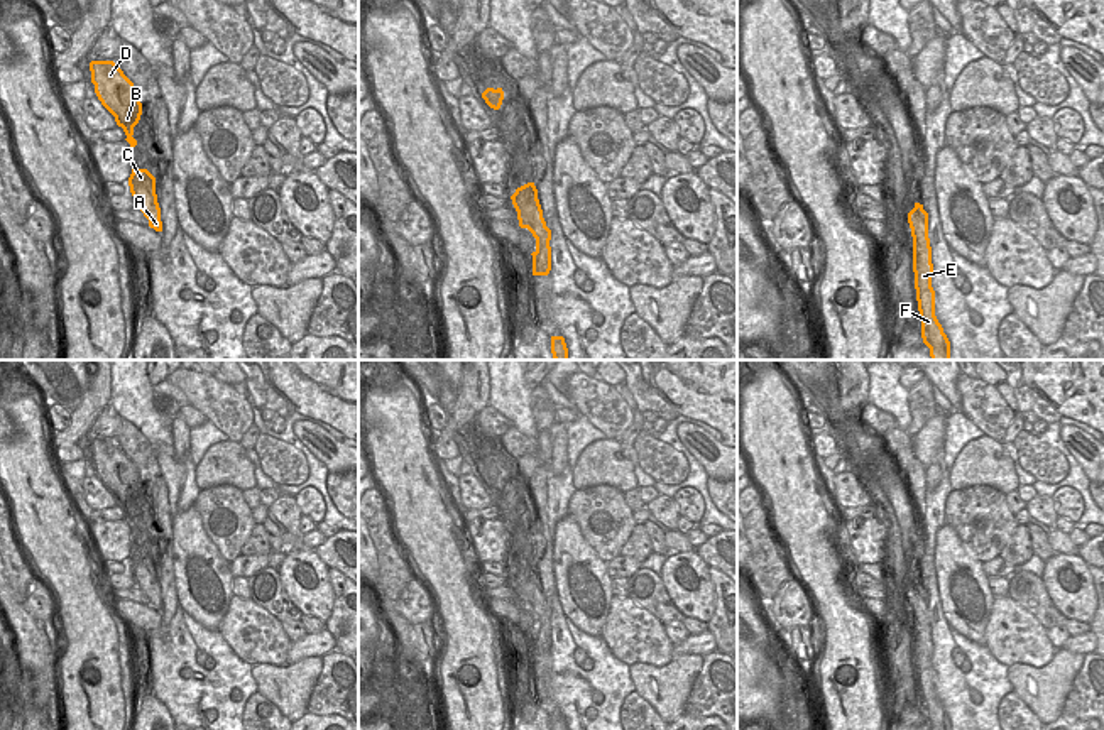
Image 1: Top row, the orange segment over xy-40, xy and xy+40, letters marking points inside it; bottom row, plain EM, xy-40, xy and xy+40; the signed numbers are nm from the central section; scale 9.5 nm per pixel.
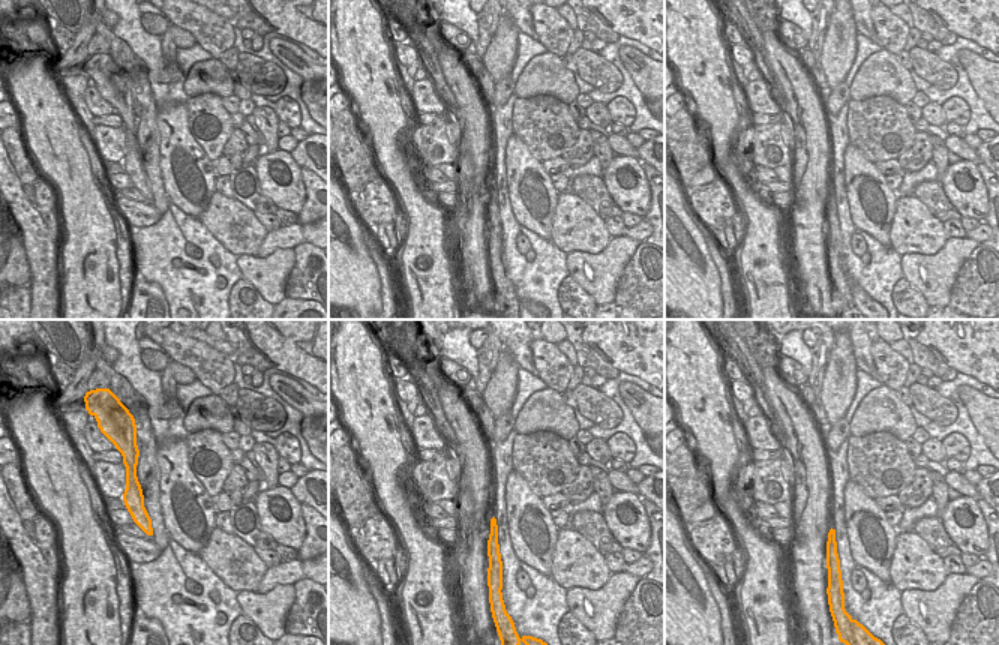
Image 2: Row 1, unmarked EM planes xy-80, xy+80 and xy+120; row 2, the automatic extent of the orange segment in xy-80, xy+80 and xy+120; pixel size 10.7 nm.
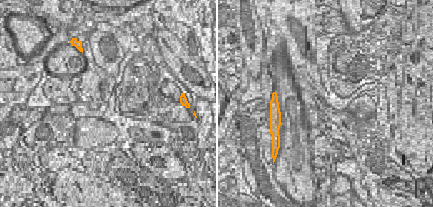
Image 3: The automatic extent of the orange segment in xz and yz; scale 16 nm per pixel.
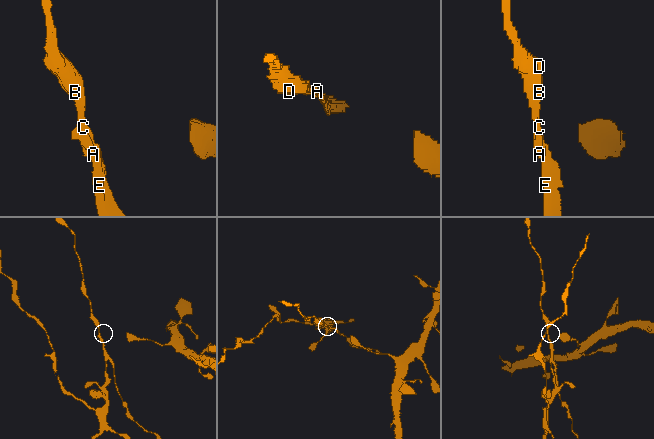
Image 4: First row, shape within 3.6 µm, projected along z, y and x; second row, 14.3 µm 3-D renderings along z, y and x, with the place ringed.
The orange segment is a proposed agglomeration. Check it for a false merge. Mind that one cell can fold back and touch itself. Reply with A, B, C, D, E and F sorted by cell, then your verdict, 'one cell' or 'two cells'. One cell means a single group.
A B C D / E F; two cells

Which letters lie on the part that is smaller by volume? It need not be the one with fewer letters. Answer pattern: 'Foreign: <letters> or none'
Foreign: E, F

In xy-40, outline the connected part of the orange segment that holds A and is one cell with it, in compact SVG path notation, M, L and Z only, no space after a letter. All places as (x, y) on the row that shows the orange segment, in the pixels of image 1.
M132 169L128 186L135 206L149 220L149 226L156 232L162 232L161 208L156 194L156 177L147 169Z

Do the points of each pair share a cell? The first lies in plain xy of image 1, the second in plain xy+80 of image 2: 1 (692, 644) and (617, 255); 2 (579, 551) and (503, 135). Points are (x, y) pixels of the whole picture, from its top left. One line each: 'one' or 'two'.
1: two
2: two

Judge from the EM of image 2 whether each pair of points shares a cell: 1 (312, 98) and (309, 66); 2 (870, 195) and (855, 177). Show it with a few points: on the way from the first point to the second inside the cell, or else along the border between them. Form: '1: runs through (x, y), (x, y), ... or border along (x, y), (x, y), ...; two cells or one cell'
1: border along (312, 78), (306, 81); two cells
2: runs through (867, 191), (860, 182); one cell

